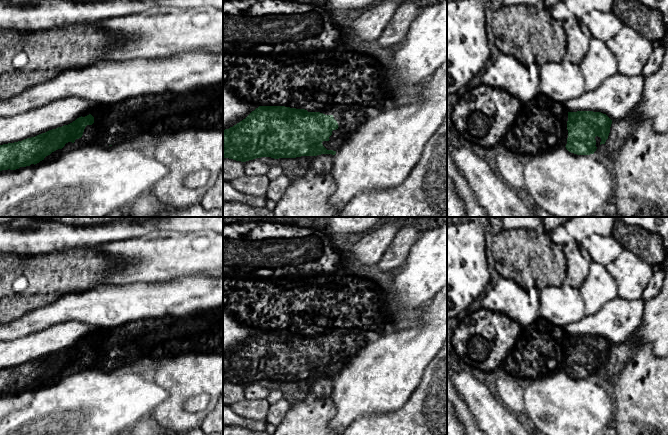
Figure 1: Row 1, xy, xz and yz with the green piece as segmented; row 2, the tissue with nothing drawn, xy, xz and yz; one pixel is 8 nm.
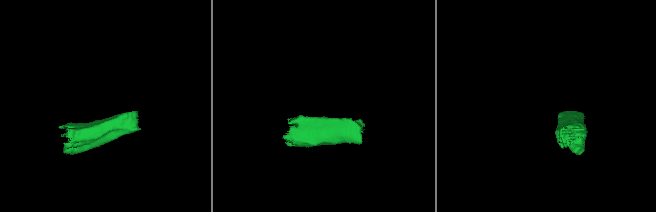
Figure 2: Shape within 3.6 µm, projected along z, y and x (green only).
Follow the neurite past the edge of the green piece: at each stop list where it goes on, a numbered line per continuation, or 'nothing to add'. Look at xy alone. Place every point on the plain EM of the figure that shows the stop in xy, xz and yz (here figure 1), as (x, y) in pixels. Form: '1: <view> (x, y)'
nothing to add

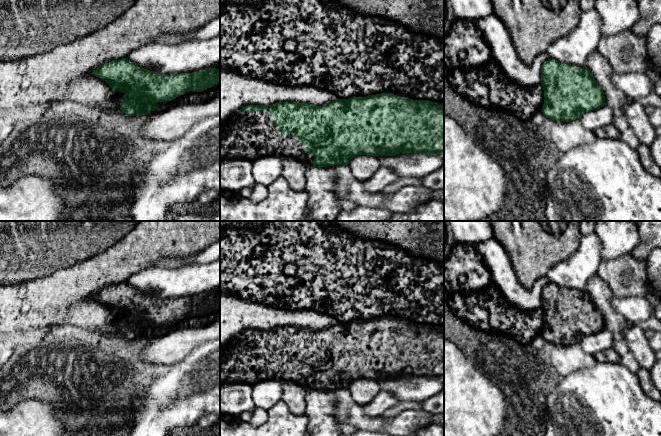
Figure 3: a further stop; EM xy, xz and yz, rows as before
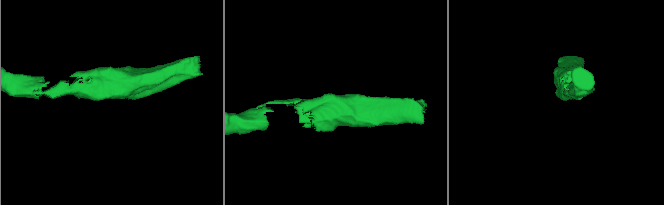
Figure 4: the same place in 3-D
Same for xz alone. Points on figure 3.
1: xz (249, 360)

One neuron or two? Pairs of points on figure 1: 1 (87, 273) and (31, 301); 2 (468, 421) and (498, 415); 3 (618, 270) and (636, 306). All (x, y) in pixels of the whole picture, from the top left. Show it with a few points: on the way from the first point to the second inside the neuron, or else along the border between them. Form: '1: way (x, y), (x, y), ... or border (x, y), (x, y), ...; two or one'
1: way (73, 273), (64, 273), (45, 288); one
2: border (462, 399), (475, 424); two
3: border (618, 295), (629, 300), (640, 298); two

